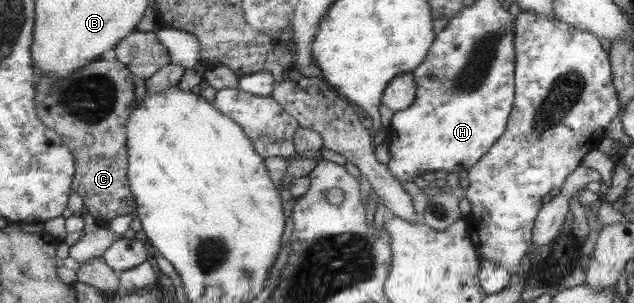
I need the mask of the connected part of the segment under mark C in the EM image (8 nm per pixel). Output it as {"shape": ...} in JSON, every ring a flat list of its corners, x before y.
{"shape":[[110,57,93,61,68,77,51,79,44,75,36,80,39,118,56,131,74,153,76,173,72,192,84,200,86,213,108,223,136,209,128,179,131,161,127,135,127,123,136,109,136,95,132,93,132,81,128,81,134,79,134,73,126,66]]}

